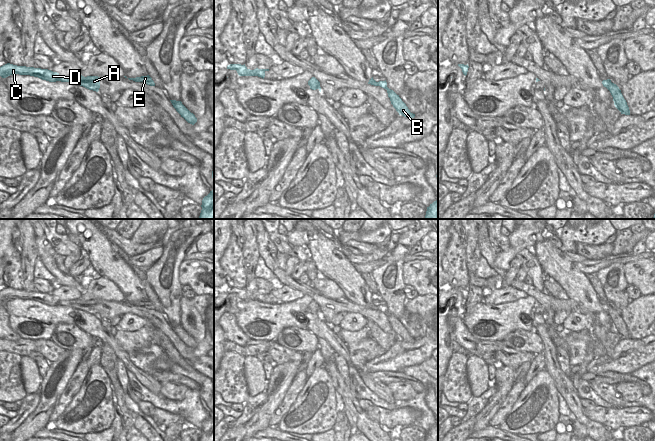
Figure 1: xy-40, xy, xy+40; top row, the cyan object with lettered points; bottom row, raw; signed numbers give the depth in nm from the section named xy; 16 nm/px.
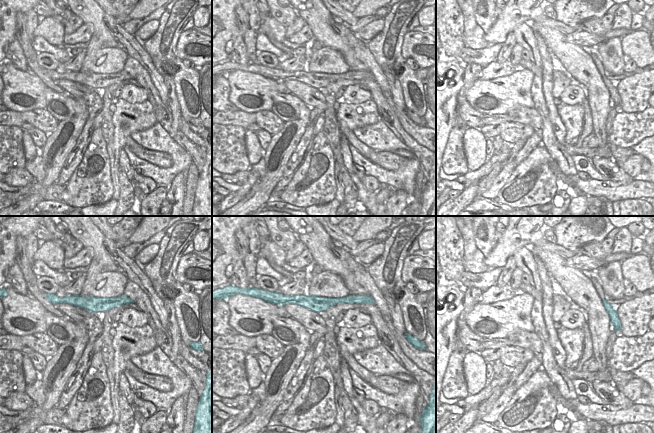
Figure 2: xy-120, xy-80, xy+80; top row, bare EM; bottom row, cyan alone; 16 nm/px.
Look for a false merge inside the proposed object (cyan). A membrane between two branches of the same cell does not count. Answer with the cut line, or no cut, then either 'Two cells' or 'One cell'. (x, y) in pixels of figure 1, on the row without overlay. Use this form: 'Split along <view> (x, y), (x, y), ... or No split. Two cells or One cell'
Split along xy (377, 306), (378, 309). Two cells.

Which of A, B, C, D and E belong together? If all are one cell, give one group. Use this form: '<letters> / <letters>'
A C D E / B

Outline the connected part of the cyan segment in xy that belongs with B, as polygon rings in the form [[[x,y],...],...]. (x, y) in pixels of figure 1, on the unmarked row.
[[[379,305],[378,310],[384,312],[387,314],[388,321],[390,322],[391,328],[396,333],[396,335],[399,337],[399,339],[402,339],[406,342],[414,342],[415,338],[411,337],[406,328],[402,325],[402,323],[397,319],[393,314],[389,313],[387,311],[387,306],[385,305]]]

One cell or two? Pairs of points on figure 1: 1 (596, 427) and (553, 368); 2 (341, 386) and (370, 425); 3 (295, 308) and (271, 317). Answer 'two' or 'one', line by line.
1: one
2: one
3: one

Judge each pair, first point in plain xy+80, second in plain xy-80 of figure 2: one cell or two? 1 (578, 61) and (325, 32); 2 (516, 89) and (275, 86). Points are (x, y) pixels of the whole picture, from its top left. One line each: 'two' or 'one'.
1: one
2: one

